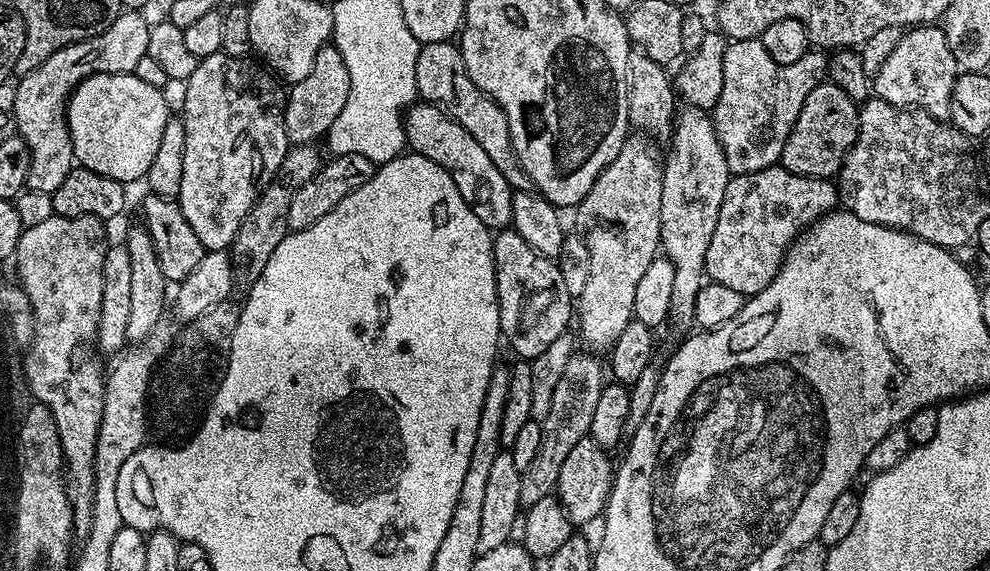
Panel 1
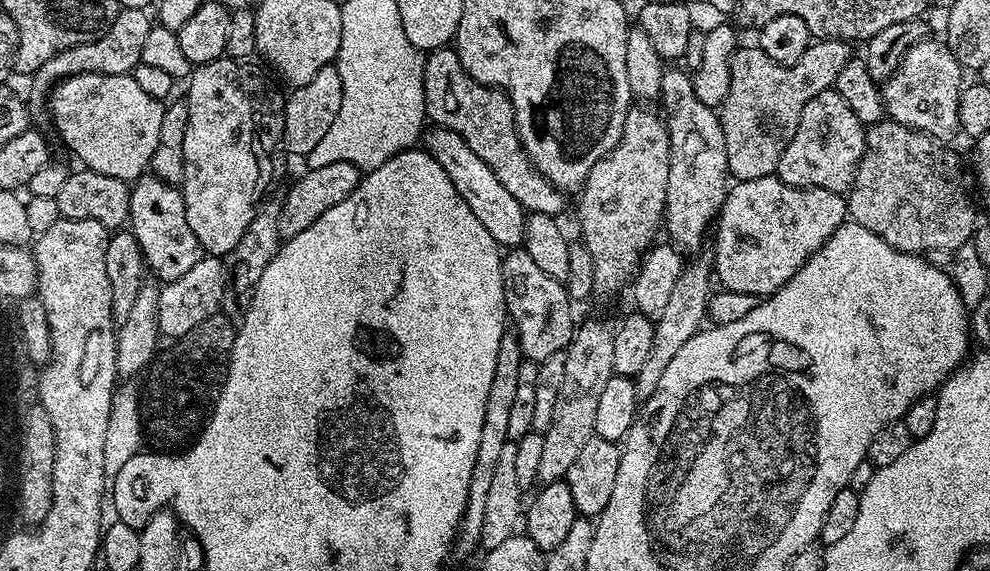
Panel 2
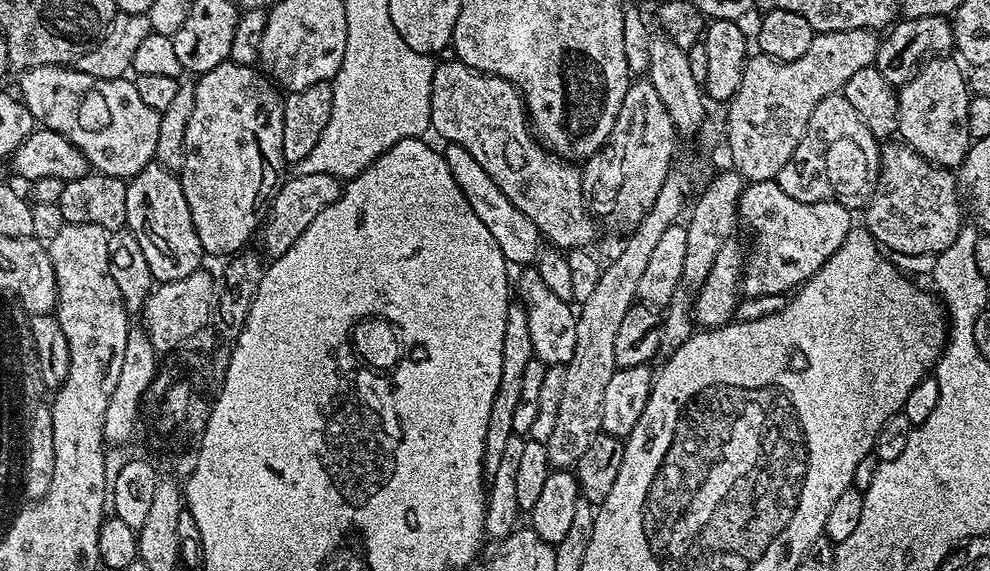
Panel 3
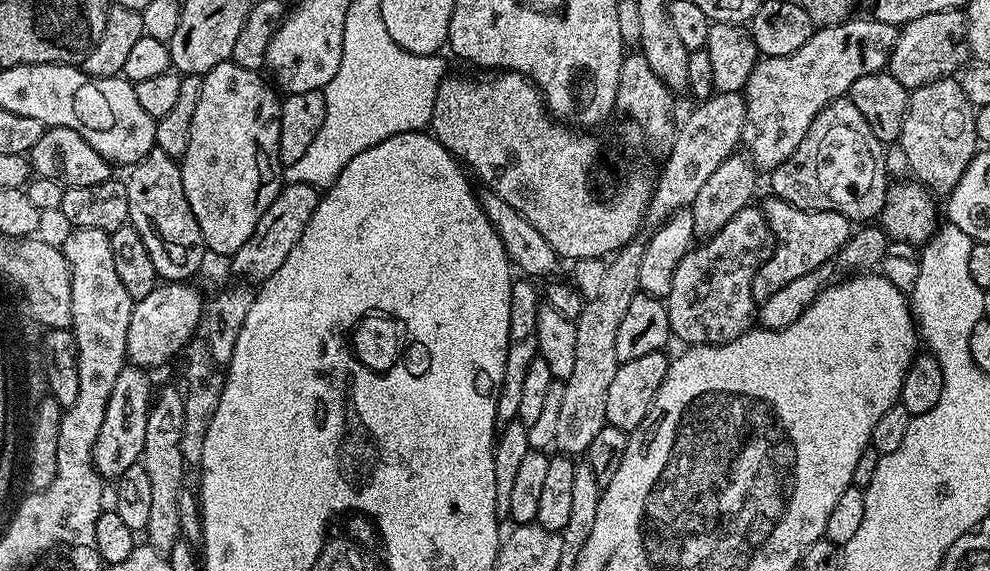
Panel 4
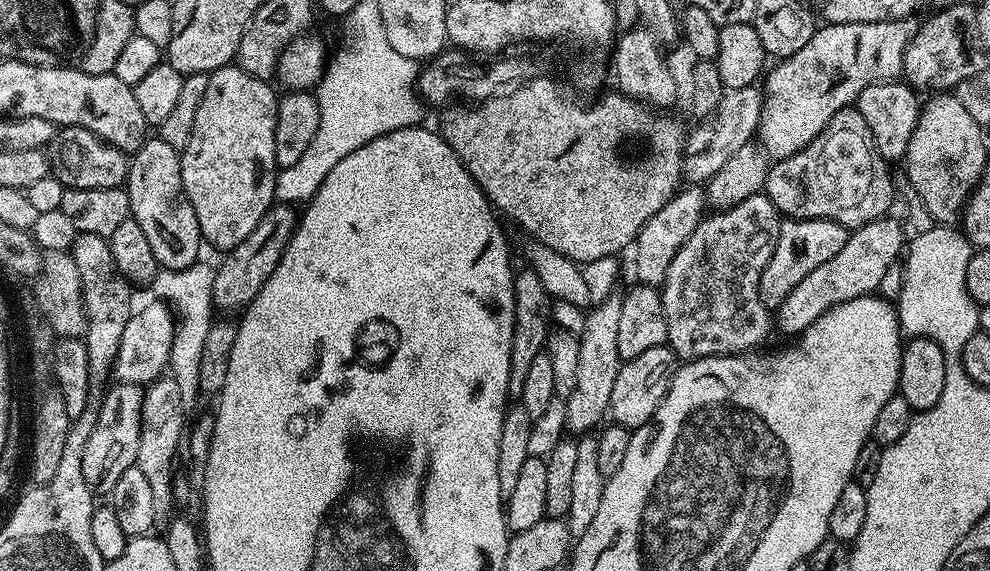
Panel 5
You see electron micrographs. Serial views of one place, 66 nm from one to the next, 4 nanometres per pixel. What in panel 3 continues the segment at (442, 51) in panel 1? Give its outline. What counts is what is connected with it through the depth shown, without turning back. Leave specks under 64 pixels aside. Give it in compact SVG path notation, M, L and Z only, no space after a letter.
M455 58L441 64L439 61L432 70L430 114L431 131L448 144L462 146L466 154L475 158L482 170L494 178L494 186L536 224L541 237L561 250L591 245L597 225L584 202L581 169L553 156L532 135L524 100L510 81L501 76L485 76Z

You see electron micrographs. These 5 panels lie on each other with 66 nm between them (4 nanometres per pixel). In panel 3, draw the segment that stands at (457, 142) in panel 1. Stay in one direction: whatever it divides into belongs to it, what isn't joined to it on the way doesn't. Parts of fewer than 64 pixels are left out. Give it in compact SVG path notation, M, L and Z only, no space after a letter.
M448 144L446 155L450 174L454 174L454 182L458 182L458 190L462 190L466 202L470 202L470 210L473 210L481 219L481 223L485 224L486 230L493 235L494 242L498 243L504 259L514 266L531 265L539 256L542 247L542 237L536 224L514 206L514 202L510 202L510 198L506 198L506 194L502 194L498 186L494 186L494 178L490 178L490 174L486 174L486 170L482 170L479 162L470 154L466 154L462 146Z

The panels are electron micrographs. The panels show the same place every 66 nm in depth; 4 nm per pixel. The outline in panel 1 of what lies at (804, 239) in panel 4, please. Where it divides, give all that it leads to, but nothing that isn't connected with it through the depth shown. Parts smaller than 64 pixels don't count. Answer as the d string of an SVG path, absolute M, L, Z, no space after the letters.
M779 166L732 176L726 186L726 198L722 198L722 210L718 213L710 246L707 247L705 277L711 283L738 290L738 294L745 298L758 295L762 290L766 290L766 286L770 286L770 282L778 274L792 241L814 221L819 220L821 216L827 216L837 204L838 188L832 180L794 174Z

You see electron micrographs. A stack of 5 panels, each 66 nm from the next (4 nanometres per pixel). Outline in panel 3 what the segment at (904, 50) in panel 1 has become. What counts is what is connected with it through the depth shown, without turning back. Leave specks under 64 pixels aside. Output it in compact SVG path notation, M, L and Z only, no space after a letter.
M929 58L921 64L919 70L910 78L910 82L899 85L898 95L898 136L903 143L912 148L922 158L926 158L932 164L938 164L949 170L959 169L960 164L966 158L970 137L968 134L968 102L970 99L970 80L965 69L952 58Z

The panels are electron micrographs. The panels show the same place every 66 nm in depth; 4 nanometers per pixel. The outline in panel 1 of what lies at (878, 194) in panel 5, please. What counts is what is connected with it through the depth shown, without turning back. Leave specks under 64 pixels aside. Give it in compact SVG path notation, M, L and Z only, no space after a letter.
M830 82L814 86L814 90L806 94L806 102L802 102L802 110L798 114L798 122L794 122L794 130L790 130L790 138L786 138L779 167L810 178L832 180L839 177L842 162L856 141L859 125L857 101L851 100Z

